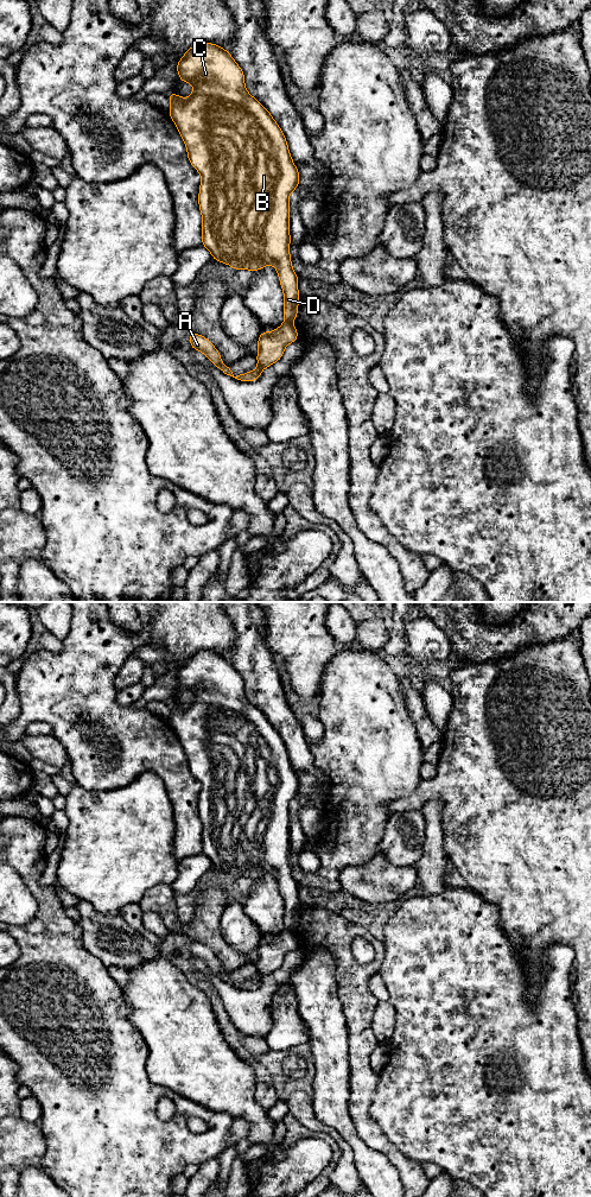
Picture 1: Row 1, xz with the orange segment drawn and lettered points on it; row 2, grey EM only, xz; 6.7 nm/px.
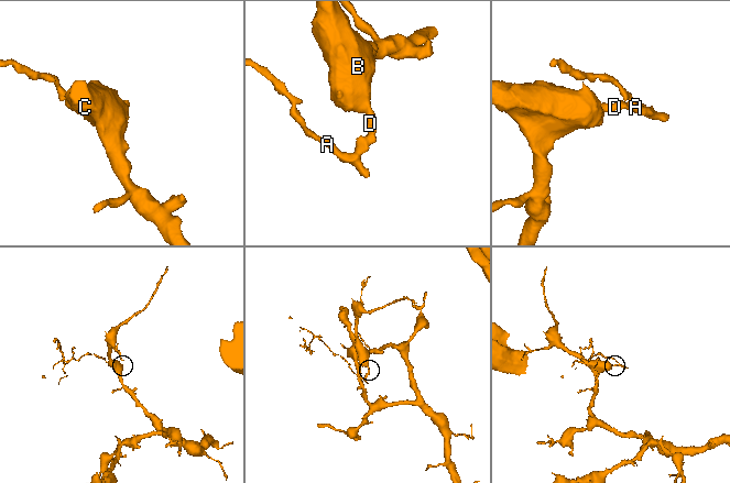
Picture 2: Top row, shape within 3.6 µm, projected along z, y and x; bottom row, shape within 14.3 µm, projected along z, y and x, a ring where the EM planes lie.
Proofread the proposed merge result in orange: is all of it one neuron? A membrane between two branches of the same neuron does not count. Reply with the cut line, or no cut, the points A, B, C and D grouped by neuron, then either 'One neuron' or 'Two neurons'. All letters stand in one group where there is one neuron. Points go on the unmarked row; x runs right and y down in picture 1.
Split along xz (285, 928), (291, 931). Groups: A / B C D. Two neurons

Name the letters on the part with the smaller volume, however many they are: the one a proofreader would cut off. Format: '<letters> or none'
A

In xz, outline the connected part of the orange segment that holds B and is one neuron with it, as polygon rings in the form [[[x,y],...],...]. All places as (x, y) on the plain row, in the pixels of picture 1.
[[[198,651],[185,659],[177,671],[182,690],[193,694],[193,701],[182,707],[169,701],[169,723],[173,728],[188,758],[190,772],[202,784],[198,812],[202,822],[202,853],[210,859],[214,868],[224,870],[236,879],[256,880],[267,873],[277,876],[284,899],[284,924],[293,930],[298,923],[299,885],[292,878],[290,863],[290,812],[291,800],[299,796],[299,778],[296,775],[285,742],[271,721],[246,697],[244,682],[230,660],[212,651]]]

